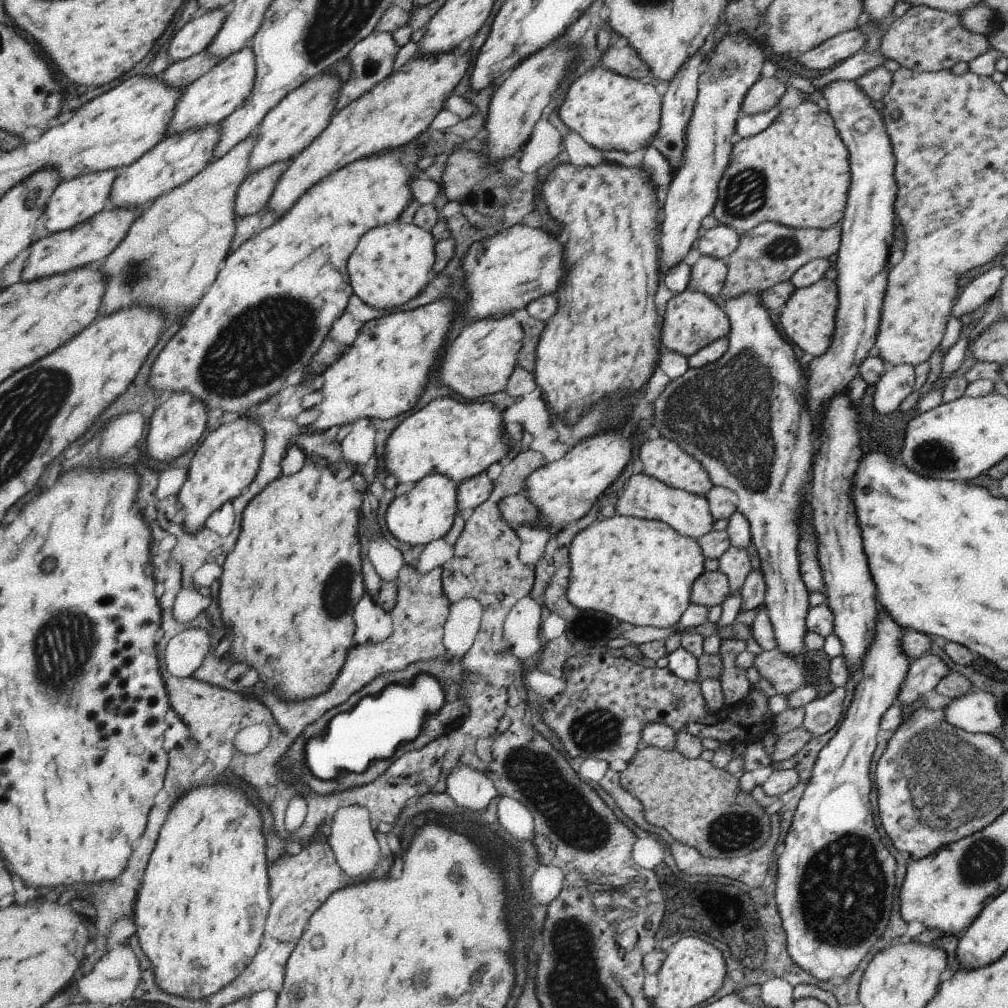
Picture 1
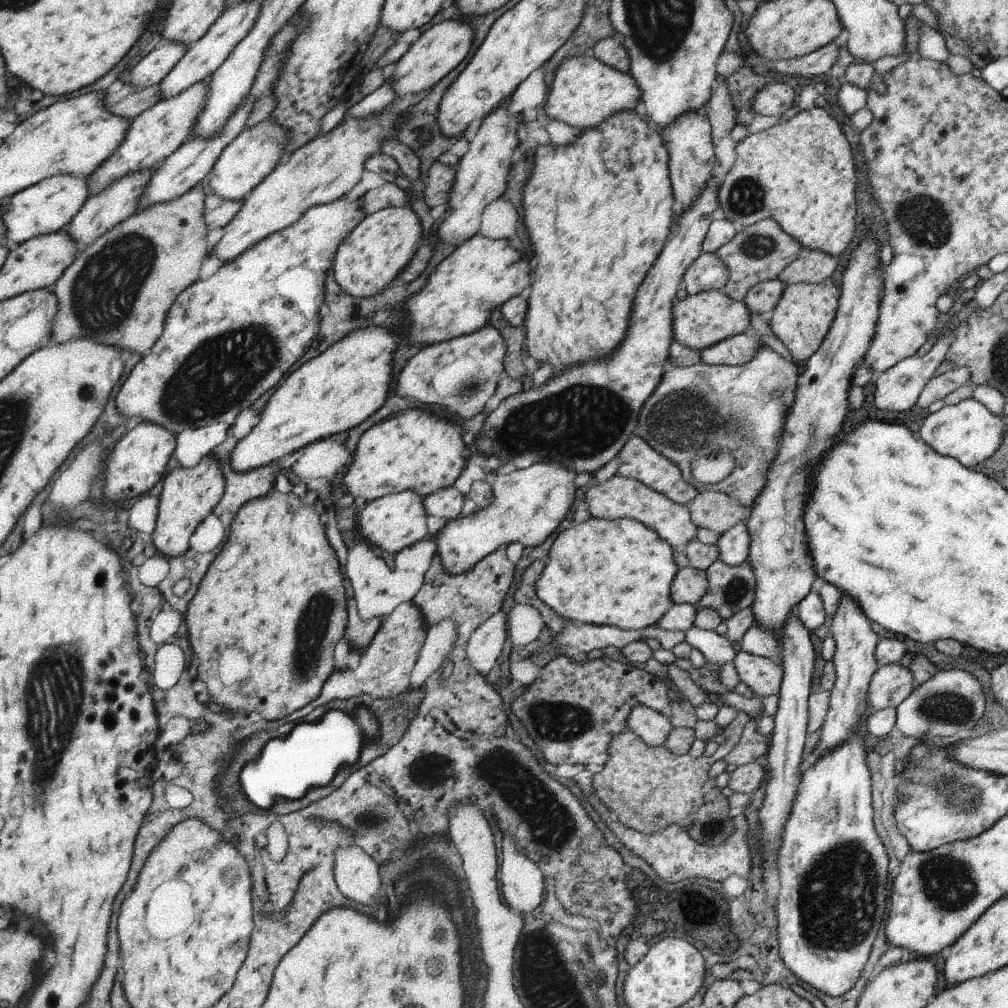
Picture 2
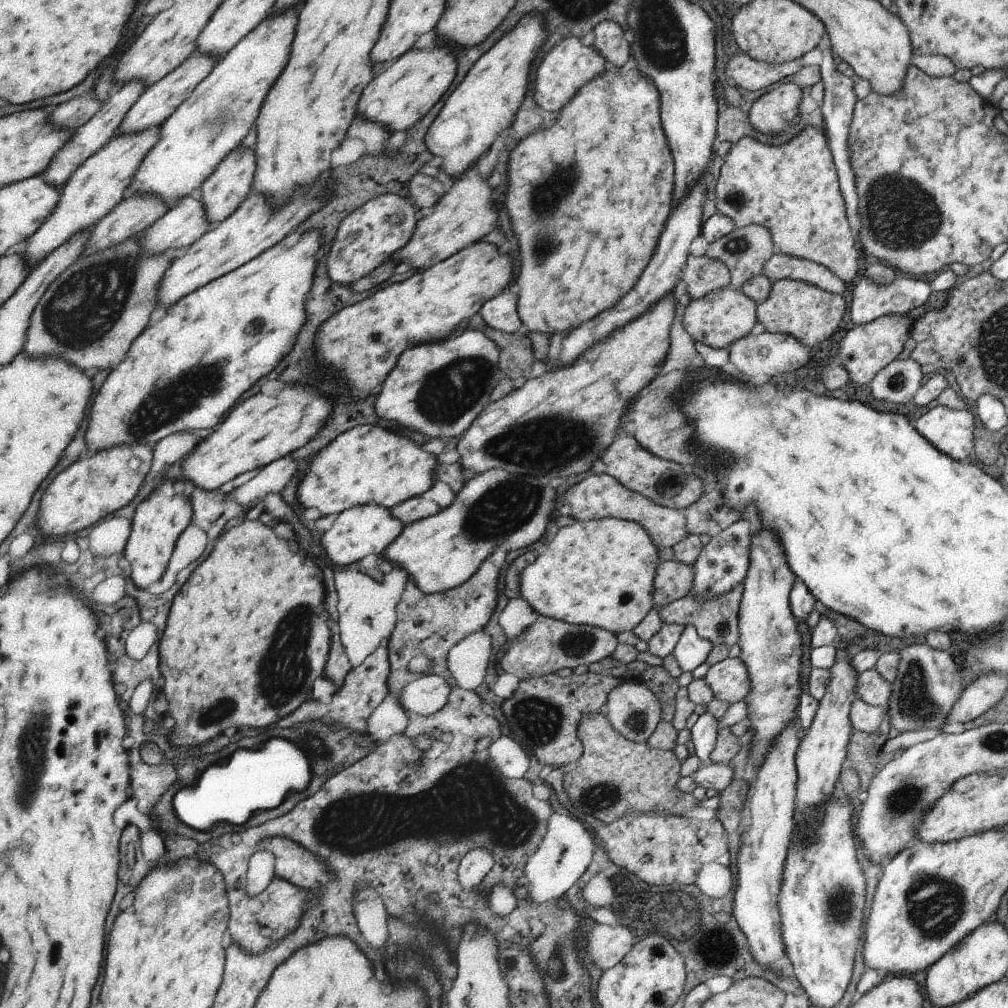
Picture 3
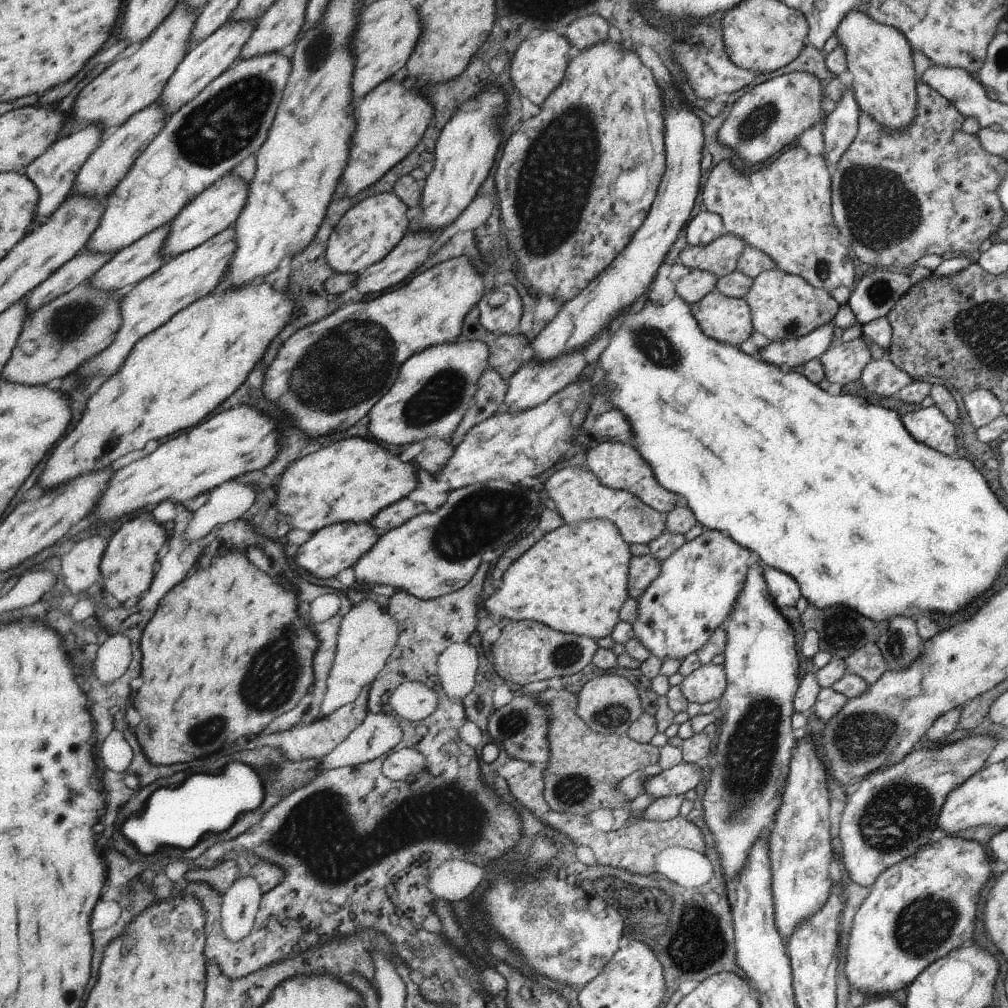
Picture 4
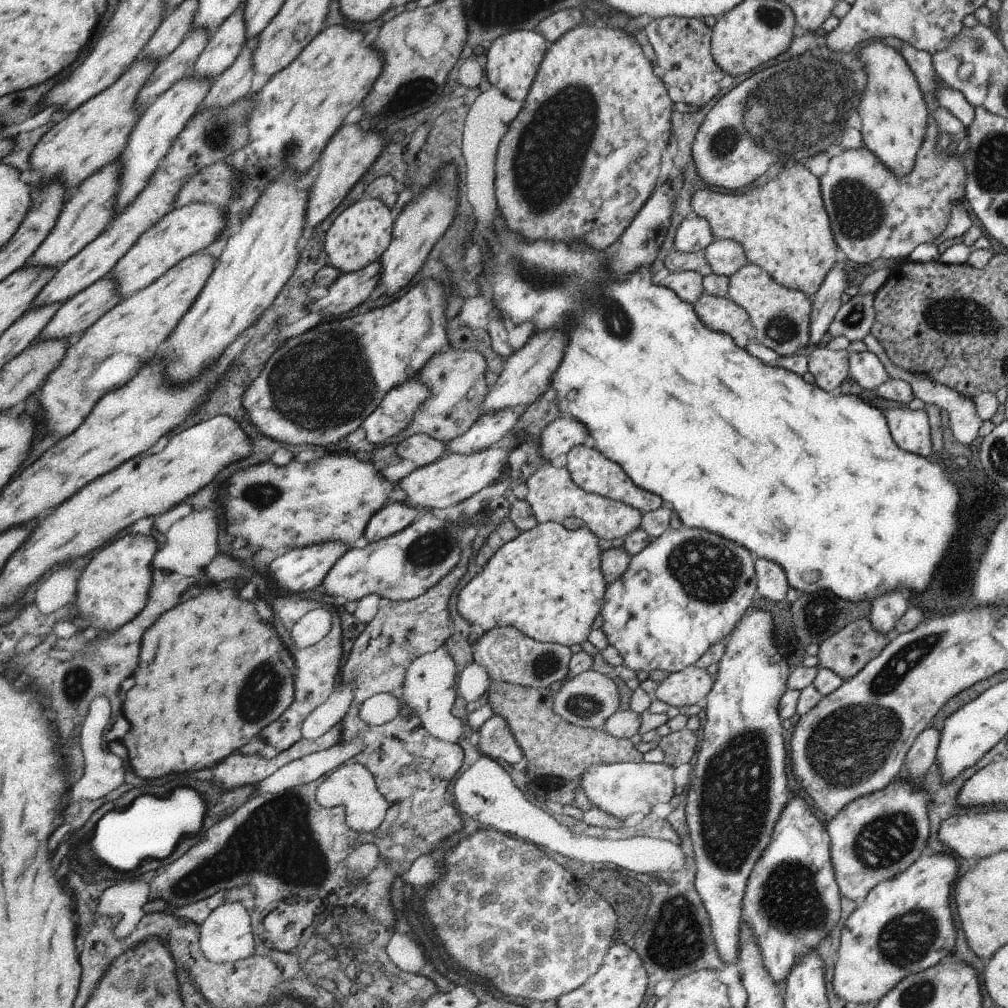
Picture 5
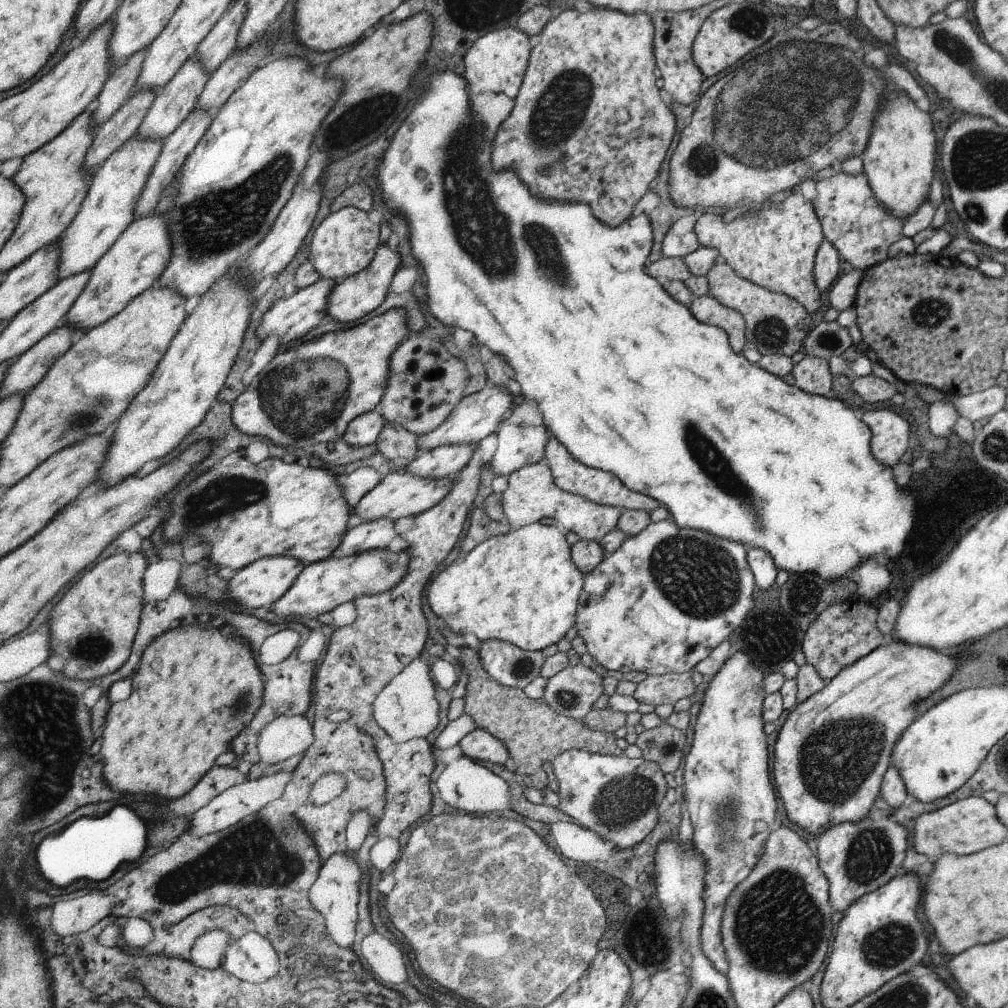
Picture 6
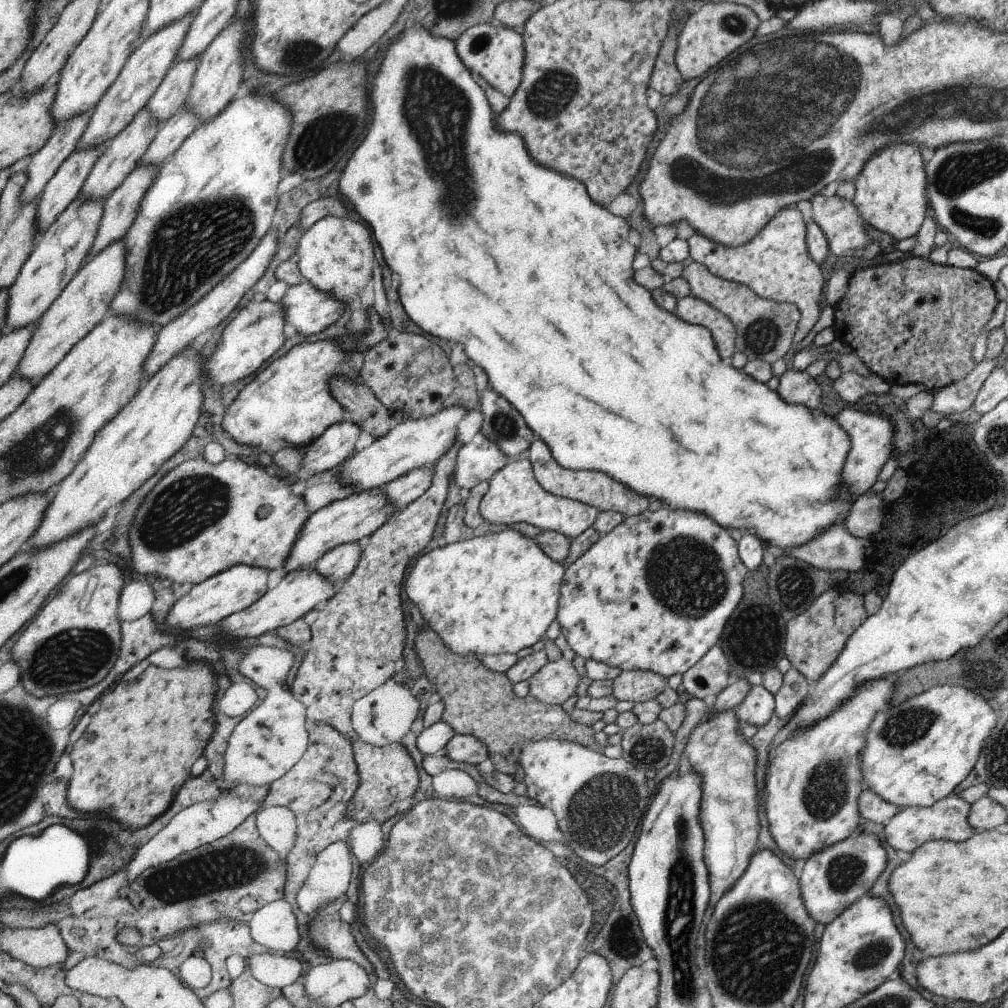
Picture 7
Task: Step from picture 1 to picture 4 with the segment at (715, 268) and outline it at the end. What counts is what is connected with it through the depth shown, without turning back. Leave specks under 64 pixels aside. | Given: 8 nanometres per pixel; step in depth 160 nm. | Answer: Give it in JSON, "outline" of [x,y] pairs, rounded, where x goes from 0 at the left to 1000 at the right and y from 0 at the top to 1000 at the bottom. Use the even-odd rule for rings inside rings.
{"outline":[[[673,260],[667,263],[663,276],[669,282],[669,292],[684,303],[696,298],[709,287],[713,275],[703,268],[688,267]]]}

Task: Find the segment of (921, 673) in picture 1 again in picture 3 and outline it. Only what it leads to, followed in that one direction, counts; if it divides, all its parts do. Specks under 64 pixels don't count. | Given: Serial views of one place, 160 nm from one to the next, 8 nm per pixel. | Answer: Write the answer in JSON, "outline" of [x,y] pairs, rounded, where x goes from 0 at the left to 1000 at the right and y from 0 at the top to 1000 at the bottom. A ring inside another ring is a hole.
{"outline":[[[861,664],[850,671],[852,692],[868,701],[879,701],[884,691],[884,678],[869,664]]]}

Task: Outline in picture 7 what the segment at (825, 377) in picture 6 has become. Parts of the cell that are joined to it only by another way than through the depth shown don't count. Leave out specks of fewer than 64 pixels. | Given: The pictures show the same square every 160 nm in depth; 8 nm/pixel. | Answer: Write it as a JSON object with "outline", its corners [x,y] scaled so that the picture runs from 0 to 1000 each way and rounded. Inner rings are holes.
{"outline":[[[786,364],[776,371],[772,391],[784,401],[798,399],[806,407],[813,403],[813,395],[815,395],[815,387],[810,377],[802,369],[788,367]]]}

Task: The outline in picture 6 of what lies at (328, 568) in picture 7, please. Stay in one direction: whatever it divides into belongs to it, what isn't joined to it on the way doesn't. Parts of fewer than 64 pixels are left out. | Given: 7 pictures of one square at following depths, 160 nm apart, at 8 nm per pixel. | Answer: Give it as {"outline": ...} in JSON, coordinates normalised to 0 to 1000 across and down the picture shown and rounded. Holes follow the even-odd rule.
{"outline":[[[379,513],[366,517],[359,517],[342,531],[341,538],[333,546],[331,553],[354,551],[369,545],[382,545],[395,528],[391,525],[389,515]]]}

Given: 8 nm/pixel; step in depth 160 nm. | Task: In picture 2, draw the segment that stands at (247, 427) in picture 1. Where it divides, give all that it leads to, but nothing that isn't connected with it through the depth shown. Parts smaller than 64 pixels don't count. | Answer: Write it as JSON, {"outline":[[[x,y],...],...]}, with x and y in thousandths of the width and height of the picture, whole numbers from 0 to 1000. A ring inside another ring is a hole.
{"outline":[[[212,451],[202,453],[194,462],[173,464],[163,476],[163,483],[158,490],[158,513],[152,528],[152,538],[155,544],[167,554],[177,553],[186,548],[188,535],[195,522],[211,508],[214,501],[221,496],[224,455]]]}

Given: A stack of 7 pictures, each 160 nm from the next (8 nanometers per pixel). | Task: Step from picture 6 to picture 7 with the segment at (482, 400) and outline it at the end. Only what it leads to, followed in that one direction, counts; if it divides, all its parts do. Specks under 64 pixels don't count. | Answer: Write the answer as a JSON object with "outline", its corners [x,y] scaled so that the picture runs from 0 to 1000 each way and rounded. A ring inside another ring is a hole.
{"outline":[[[446,402],[424,415],[409,416],[393,422],[379,435],[373,436],[367,443],[349,450],[341,457],[336,475],[349,479],[351,489],[354,489],[361,485],[378,484],[412,464],[433,458],[442,447],[454,442],[451,440],[454,431],[452,423],[464,410],[465,407],[460,402]]]}

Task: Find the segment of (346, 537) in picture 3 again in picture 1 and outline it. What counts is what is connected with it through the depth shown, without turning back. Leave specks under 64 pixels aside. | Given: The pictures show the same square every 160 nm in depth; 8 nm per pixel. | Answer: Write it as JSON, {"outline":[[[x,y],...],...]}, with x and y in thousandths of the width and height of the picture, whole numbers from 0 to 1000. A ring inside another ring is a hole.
{"outline":[[[427,469],[419,473],[407,486],[395,492],[385,504],[383,518],[387,528],[397,537],[409,542],[424,541],[444,530],[444,526],[450,520],[450,514],[454,512],[454,487],[456,478],[452,478],[444,471]]]}

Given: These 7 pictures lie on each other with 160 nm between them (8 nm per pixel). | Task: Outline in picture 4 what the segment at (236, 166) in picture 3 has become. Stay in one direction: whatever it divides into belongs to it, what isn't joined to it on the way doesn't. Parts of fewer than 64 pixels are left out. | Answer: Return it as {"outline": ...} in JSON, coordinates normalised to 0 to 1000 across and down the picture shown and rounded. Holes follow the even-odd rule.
{"outline":[[[223,173],[198,191],[188,202],[170,219],[170,229],[166,234],[162,251],[166,258],[181,252],[183,249],[193,247],[201,240],[207,239],[227,224],[232,224],[237,211],[244,206],[245,195],[248,194],[247,183],[236,175]]]}

